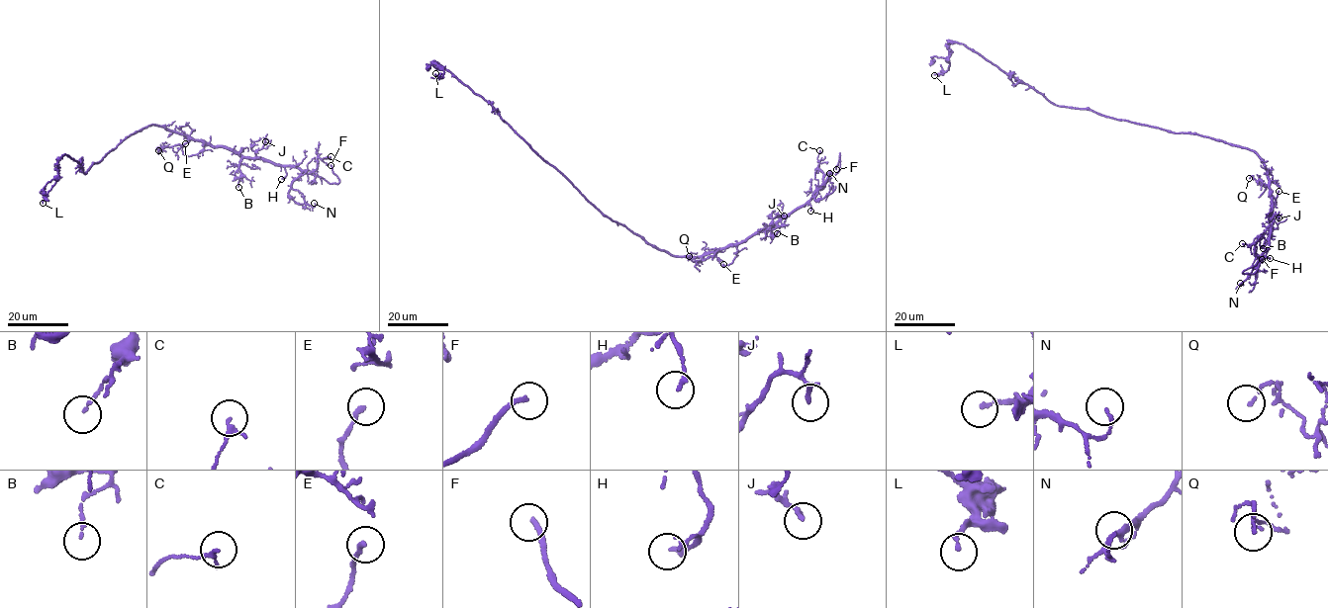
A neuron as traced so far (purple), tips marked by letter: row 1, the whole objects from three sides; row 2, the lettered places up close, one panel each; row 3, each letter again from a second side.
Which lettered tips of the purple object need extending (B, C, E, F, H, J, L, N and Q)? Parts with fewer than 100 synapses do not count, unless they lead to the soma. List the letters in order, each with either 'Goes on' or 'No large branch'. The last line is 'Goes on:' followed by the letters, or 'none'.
B: No large branch
C: No large branch
E: No large branch
F: Goes on
H: No large branch
J: No large branch
L: No large branch
N: No large branch
Q: No large branch
Goes on: F

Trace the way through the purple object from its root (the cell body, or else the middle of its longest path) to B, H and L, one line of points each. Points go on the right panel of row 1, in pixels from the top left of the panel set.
B: (1188, 132), (1246, 148), (1261, 159), (1270, 180), (1274, 206), (1269, 237), (1263, 248)
H: (1188, 132), (1246, 148), (1261, 159), (1270, 180), (1274, 205), (1272, 233), (1266, 254), (1270, 258)
L: (1188, 132), (1167, 131), (1089, 110), (1056, 105), (957, 42), (948, 43), (948, 69), (934, 75)

